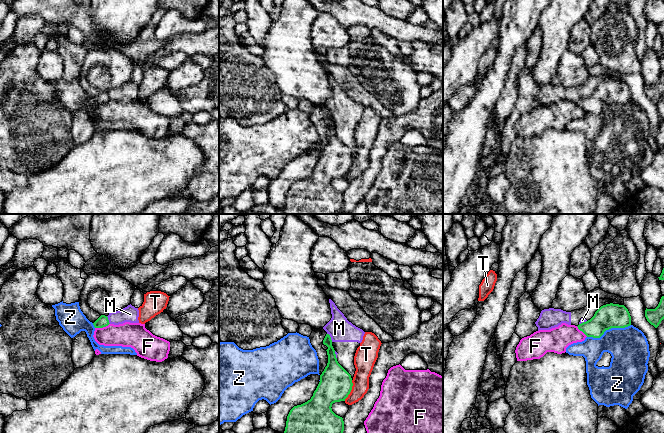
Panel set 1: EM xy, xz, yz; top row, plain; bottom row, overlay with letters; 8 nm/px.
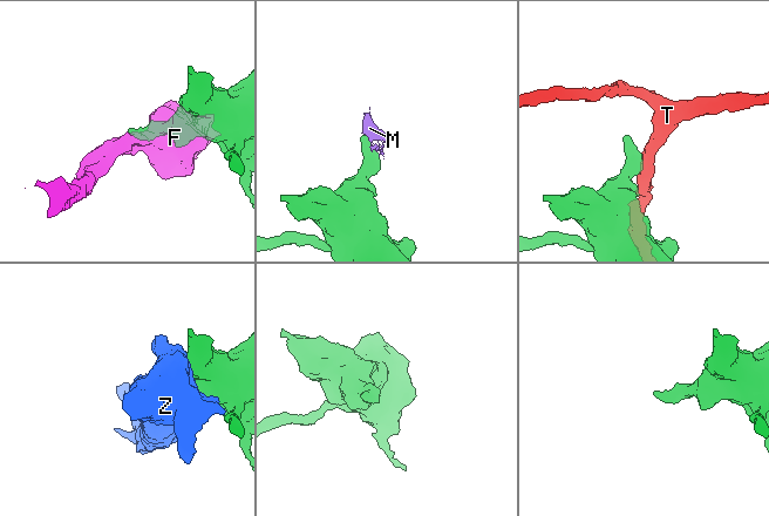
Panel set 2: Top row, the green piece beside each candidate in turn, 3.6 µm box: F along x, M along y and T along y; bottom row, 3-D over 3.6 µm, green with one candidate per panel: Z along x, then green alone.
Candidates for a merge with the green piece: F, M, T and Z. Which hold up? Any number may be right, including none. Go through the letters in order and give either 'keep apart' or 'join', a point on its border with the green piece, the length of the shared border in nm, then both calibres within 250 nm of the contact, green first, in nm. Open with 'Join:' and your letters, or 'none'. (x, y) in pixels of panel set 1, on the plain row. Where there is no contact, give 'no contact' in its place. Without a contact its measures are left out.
Join: none
F: keep apart | xy (102, 103) | 130 nm | 90/190 nm
M: keep apart | xz (330, 113) | 80 nm | 120/190 nm
T: keep apart | xz (351, 165) | 180 nm | 260/170 nm
Z: keep apart | yz (608, 105) | 360 nm | 200/320 nm

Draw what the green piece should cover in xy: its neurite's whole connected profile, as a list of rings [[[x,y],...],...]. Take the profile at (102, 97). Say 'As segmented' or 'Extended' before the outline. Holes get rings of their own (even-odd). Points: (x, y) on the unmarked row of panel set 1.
As segmented. [[[101,91],[94,99],[94,103],[95,104],[103,104],[103,103],[106,103],[108,102],[110,99],[109,99],[109,96],[108,96],[108,93],[105,92],[105,91]]]

